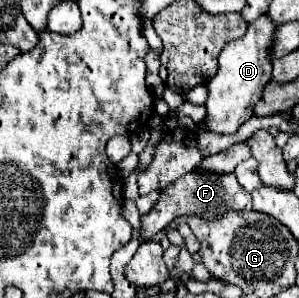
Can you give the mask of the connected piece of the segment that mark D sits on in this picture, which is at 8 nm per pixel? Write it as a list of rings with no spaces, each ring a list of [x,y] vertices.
[[[260,16],[258,20],[248,24],[248,32],[244,38],[230,42],[222,54],[220,54],[220,66],[218,72],[208,80],[208,100],[206,100],[206,118],[202,120],[204,128],[216,134],[234,134],[250,116],[254,110],[254,104],[260,100],[260,94],[264,86],[272,80],[272,62],[268,46],[272,44],[274,34],[272,22],[268,22],[266,16]]]

